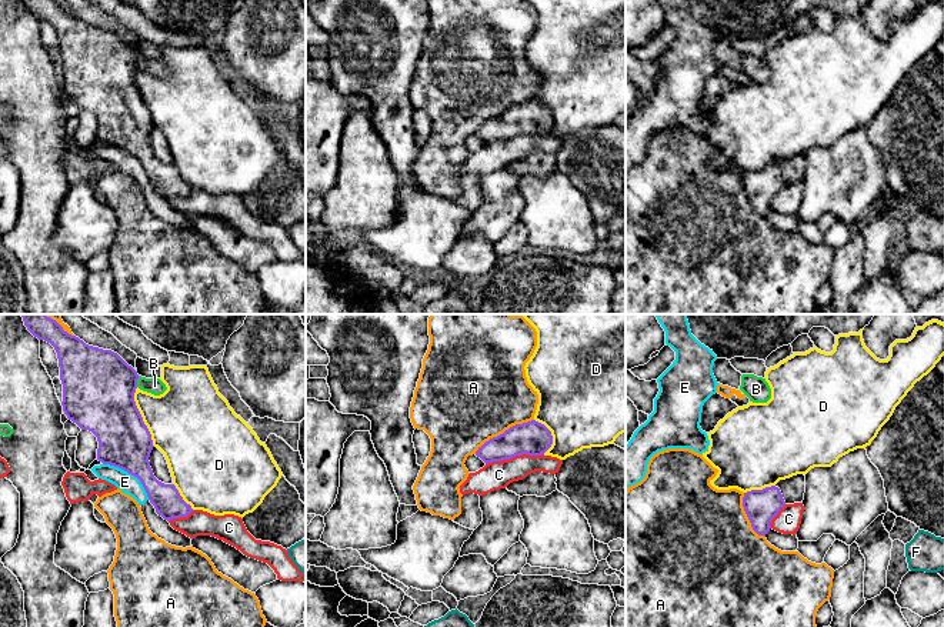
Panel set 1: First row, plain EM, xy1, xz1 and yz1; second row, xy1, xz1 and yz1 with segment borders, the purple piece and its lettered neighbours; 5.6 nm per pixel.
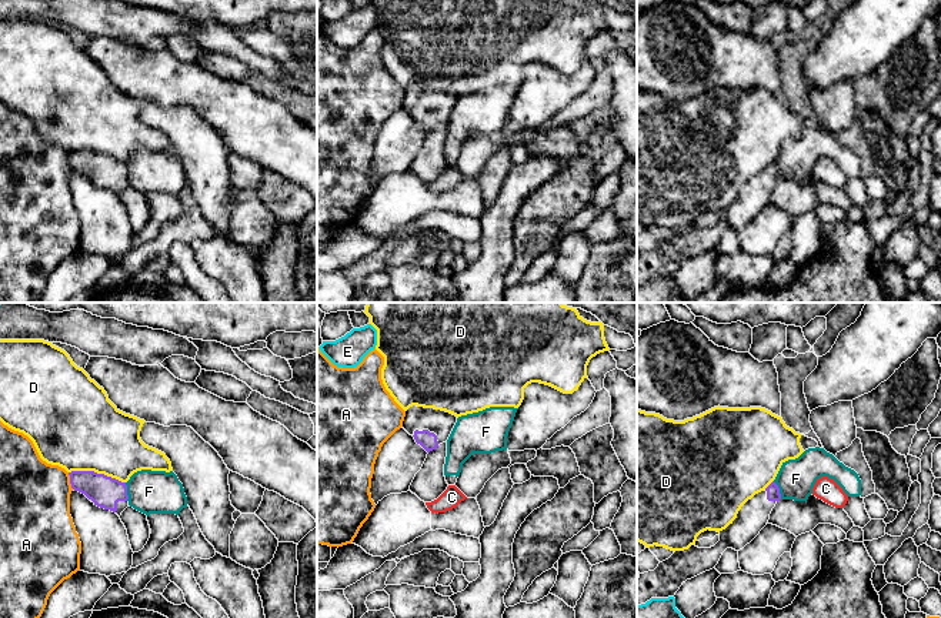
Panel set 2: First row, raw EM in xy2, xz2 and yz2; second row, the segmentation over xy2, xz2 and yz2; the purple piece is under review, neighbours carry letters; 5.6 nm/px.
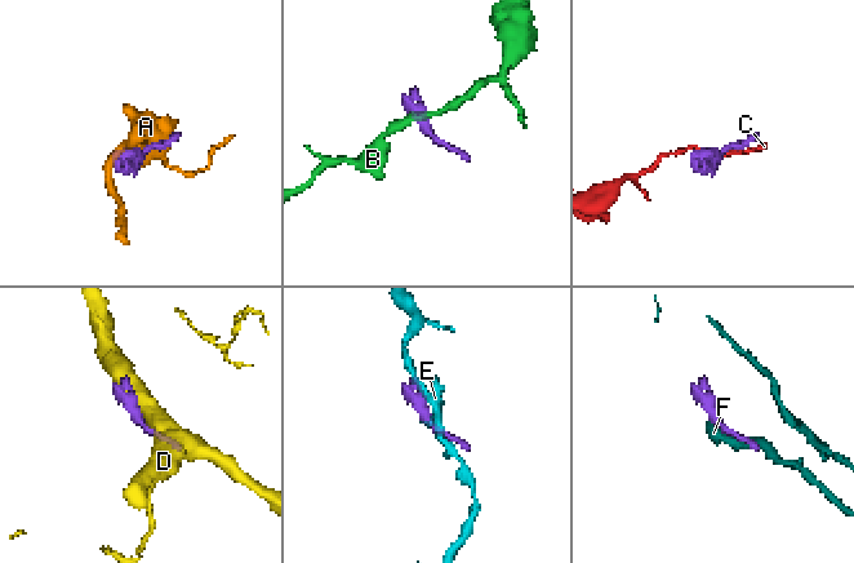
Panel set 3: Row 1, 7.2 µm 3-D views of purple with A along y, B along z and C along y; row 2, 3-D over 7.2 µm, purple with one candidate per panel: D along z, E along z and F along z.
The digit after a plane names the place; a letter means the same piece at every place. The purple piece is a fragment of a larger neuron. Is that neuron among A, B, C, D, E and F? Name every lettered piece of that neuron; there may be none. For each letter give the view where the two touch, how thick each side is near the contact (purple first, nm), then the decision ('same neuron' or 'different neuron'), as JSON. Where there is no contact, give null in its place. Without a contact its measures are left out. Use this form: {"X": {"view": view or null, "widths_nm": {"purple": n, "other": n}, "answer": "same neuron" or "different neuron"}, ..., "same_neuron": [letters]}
{"A": {"view": "xz1", "widths_nm": {"purple": 190, "other": 500}, "answer": "different neuron"}, "B": {"view": "xy1", "widths_nm": {"purple": 400, "other": 90}, "answer": "different neuron"}, "C": {"view": "xz1", "widths_nm": {"purple": 190, "other": 160}, "answer": "different neuron"}, "D": {"view": "xy1", "widths_nm": {"purple": 360, "other": 420}, "answer": "different neuron"}, "E": {"view": "xy1", "widths_nm": {"purple": 300, "other": 110}, "answer": "different neuron"}, "F": {"view": "xy2", "widths_nm": {"purple": 180, "other": 240}, "answer": "different neuron"}, "same_neuron": []}

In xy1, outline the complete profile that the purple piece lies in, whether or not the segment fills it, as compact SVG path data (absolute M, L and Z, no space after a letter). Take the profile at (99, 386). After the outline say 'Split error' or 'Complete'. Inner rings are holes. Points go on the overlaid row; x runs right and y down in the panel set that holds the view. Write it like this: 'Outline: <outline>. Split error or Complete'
Outline: M21 314L21 317L34 337L54 347L63 384L63 411L81 430L89 430L97 437L97 460L137 477L156 513L164 520L187 517L193 511L191 506L183 500L174 484L159 481L150 467L149 457L154 446L134 401L137 371L117 353L86 344L79 337L64 331L56 320L46 314Z. Complete

